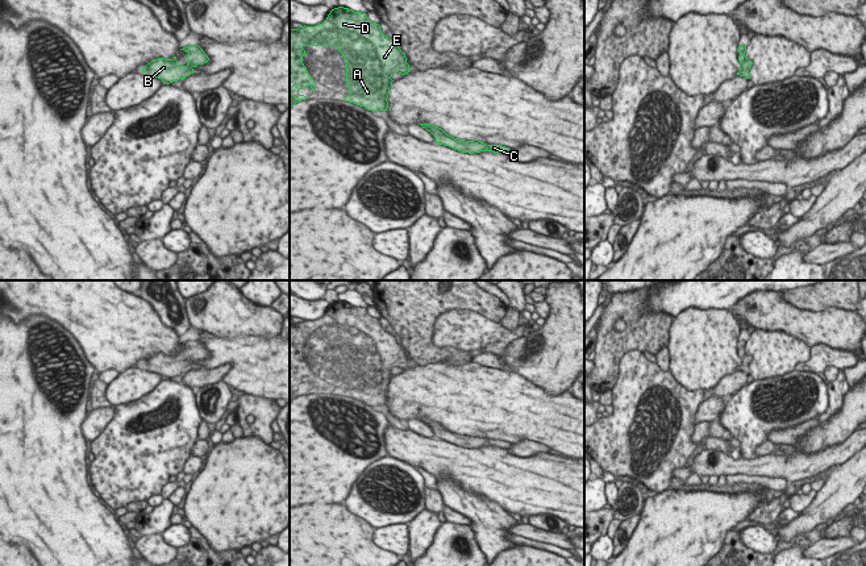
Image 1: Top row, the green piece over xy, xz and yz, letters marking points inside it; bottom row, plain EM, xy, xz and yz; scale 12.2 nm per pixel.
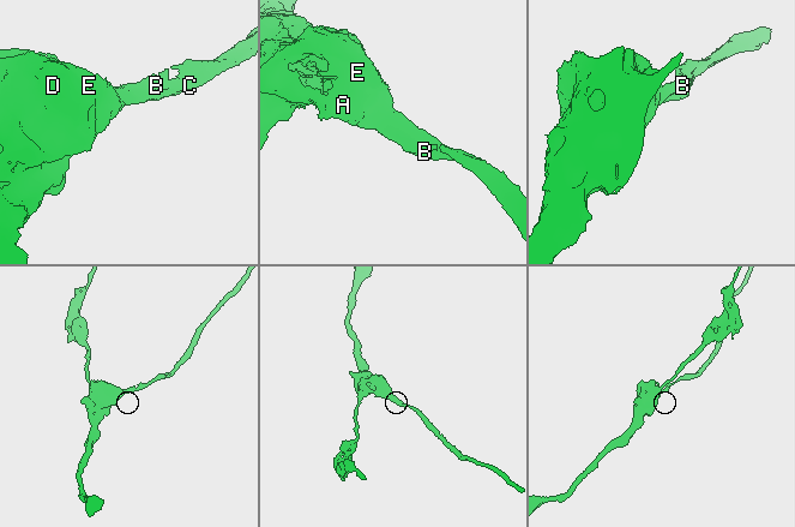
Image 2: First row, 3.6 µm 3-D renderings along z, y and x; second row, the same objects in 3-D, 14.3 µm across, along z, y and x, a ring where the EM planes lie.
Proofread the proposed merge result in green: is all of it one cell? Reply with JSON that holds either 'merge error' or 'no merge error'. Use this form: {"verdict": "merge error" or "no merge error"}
{"verdict": "no merge error"}

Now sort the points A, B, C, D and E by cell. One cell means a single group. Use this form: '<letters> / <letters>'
A B C D E

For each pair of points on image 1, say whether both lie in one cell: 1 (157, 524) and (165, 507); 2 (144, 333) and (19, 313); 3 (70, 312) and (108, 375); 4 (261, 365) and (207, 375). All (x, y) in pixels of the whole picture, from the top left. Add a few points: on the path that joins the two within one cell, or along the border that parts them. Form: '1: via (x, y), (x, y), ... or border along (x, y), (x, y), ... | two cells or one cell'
1: via (158, 520), (163, 511) | one cell
2: via (112, 324), (91, 306), (50, 306) | one cell
3: border along (120, 371), (104, 369), (100, 373) | two cells
4: border along (232, 363), (195, 369) | two cells

